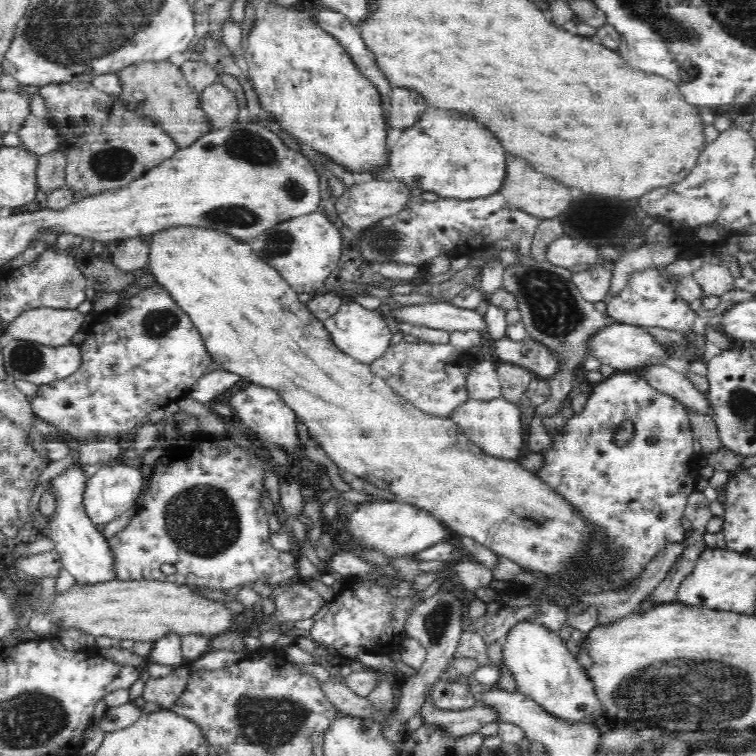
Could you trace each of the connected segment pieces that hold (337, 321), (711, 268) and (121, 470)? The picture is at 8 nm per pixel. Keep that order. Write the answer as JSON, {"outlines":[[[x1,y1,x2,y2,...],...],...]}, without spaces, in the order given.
{"outlines":[[[346,301,332,316,324,320,324,324,334,342,359,362,372,364,386,352,387,348,390,348,392,330,376,309,368,310,358,303]],[[714,260,700,267,692,275,707,296,721,296,726,291,735,289,734,277,726,266]],[[121,461,104,464,93,476,86,479,83,505,88,516,96,524,106,525,111,520,136,506,136,498,142,490,142,471]]]}

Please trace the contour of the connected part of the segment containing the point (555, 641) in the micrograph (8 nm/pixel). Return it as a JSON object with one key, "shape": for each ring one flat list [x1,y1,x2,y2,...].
{"shape":[[526,618,514,624,503,648,503,658,517,684,518,692,538,702,546,711,568,720,595,721,603,716,601,704,594,692,590,677,578,666,559,632,540,620]]}

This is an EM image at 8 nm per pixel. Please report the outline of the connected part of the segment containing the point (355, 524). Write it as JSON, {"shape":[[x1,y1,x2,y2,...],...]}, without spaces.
{"shape":[[376,500,360,504,352,513,350,525,354,533,357,533,358,541,369,541,376,544,377,548,384,548,390,556,400,552,419,552,430,548,438,542,449,539,447,525,429,510,419,508,402,500,386,502]]}

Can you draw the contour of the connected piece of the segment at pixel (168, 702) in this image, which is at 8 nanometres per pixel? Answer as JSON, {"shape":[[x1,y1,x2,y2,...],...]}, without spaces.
{"shape":[[189,665,174,667,167,676,150,677,143,687,146,702,158,703,162,708,171,708,186,690,191,677]]}

